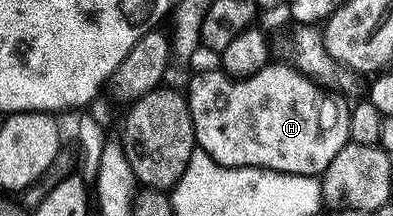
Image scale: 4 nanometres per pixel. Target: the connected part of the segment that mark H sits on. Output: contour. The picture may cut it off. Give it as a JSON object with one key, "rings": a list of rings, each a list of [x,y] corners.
{"rings":[[[268,63],[266,68],[262,68],[257,74],[235,78],[228,76],[222,70],[216,72],[203,72],[200,76],[195,76],[191,80],[191,92],[186,93],[187,105],[191,107],[191,117],[193,118],[193,130],[195,131],[196,145],[209,154],[219,164],[226,168],[267,168],[271,172],[288,172],[294,176],[318,177],[327,169],[329,162],[337,158],[337,154],[350,141],[350,116],[351,108],[339,96],[330,96],[327,92],[322,92],[320,85],[309,76],[304,76],[298,68],[287,64]]]}

